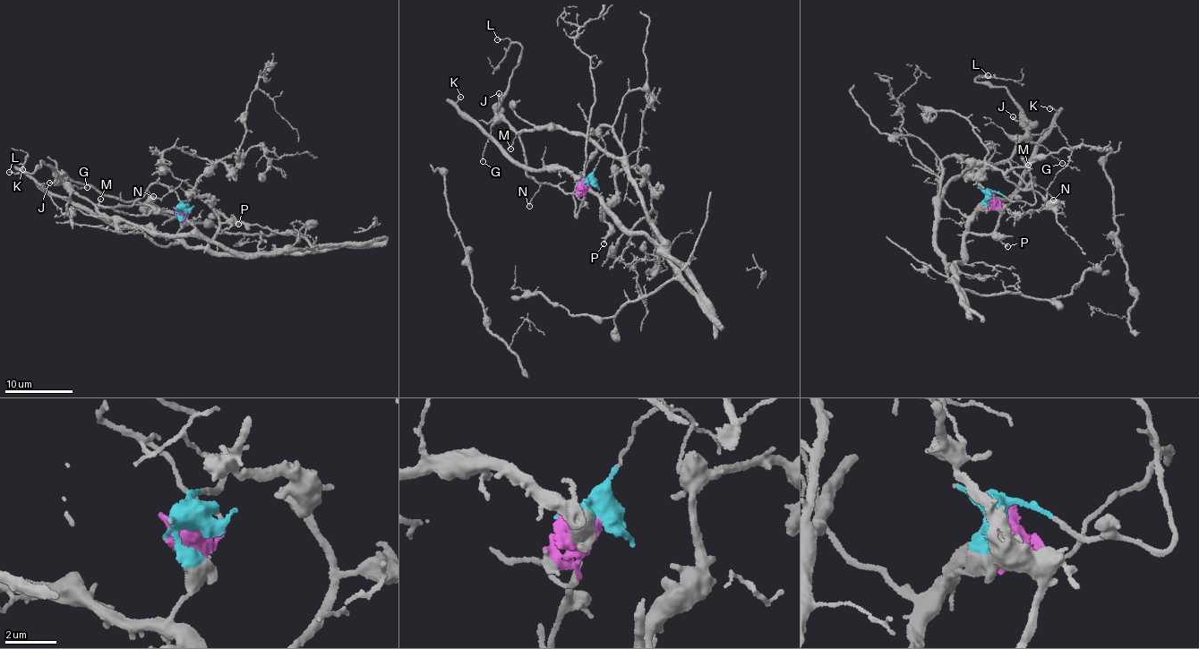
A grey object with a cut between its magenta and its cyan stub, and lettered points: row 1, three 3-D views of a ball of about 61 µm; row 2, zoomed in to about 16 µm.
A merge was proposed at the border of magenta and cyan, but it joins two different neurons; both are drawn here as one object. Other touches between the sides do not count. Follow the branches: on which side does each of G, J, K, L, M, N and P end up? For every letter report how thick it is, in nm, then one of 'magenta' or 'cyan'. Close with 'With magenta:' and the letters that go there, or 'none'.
G: 90 nm | magenta
J: 160 nm | magenta
K: 130 nm | cyan
L: 120 nm | magenta
M: 80 nm | magenta
N: 90 nm | magenta
P: 170 nm | cyan
With magenta: G, J, L, M, N

